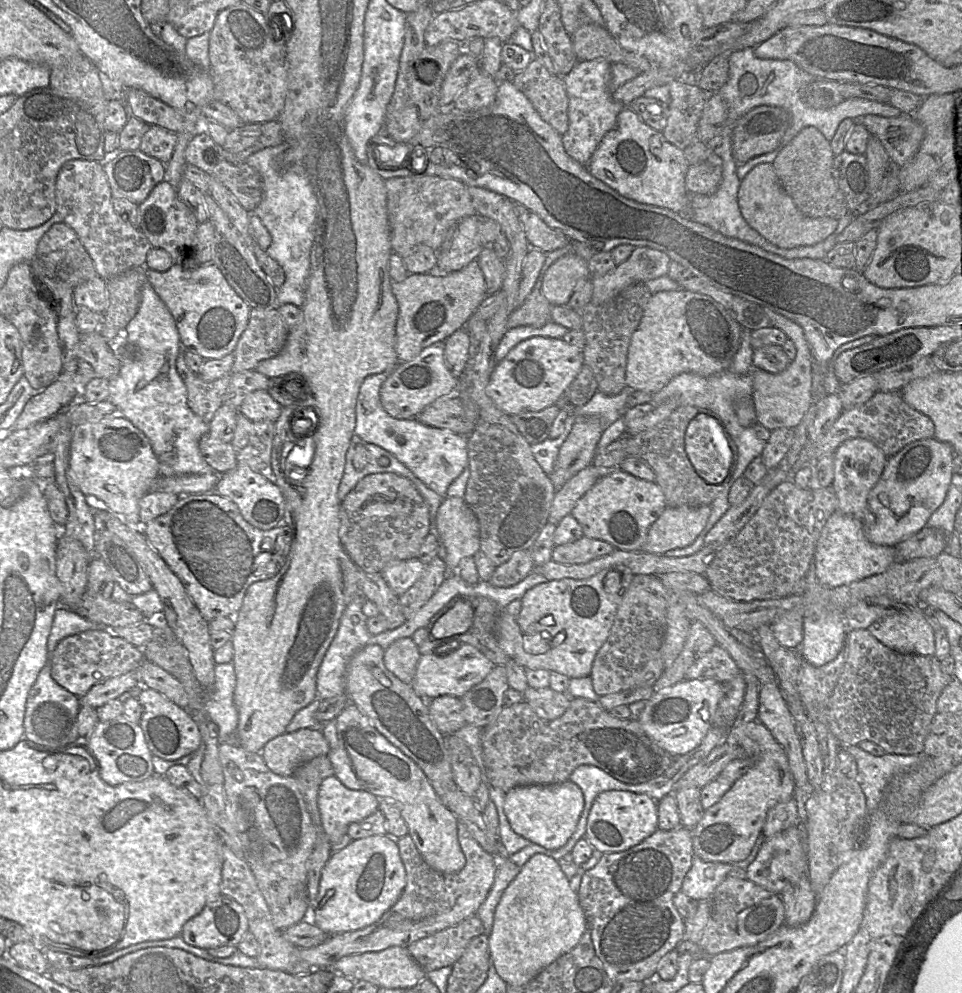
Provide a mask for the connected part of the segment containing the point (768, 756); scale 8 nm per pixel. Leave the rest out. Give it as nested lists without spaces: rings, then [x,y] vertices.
[[[755,720],[743,727],[739,746],[745,750],[746,757],[753,761],[751,768],[732,785],[716,804],[705,810],[702,819],[691,831],[694,854],[705,861],[732,863],[746,859],[758,837],[763,833],[770,808],[777,803],[794,798],[795,783],[790,771],[787,754],[763,723]]]

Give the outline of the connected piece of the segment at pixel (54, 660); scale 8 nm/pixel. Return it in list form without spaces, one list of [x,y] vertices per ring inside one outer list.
[[[89,630],[62,639],[51,654],[51,676],[72,694],[83,697],[94,685],[136,670],[146,661],[142,648],[103,630]]]

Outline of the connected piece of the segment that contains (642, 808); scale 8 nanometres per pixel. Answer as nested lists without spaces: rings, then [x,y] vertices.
[[[613,790],[599,794],[587,820],[585,838],[594,851],[626,851],[651,836],[658,829],[658,803],[646,794]]]

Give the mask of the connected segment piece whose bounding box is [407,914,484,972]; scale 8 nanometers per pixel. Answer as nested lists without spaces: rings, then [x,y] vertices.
[[[475,914],[454,926],[410,944],[407,950],[416,962],[429,972],[453,966],[470,941],[482,934],[484,934],[483,923]]]

